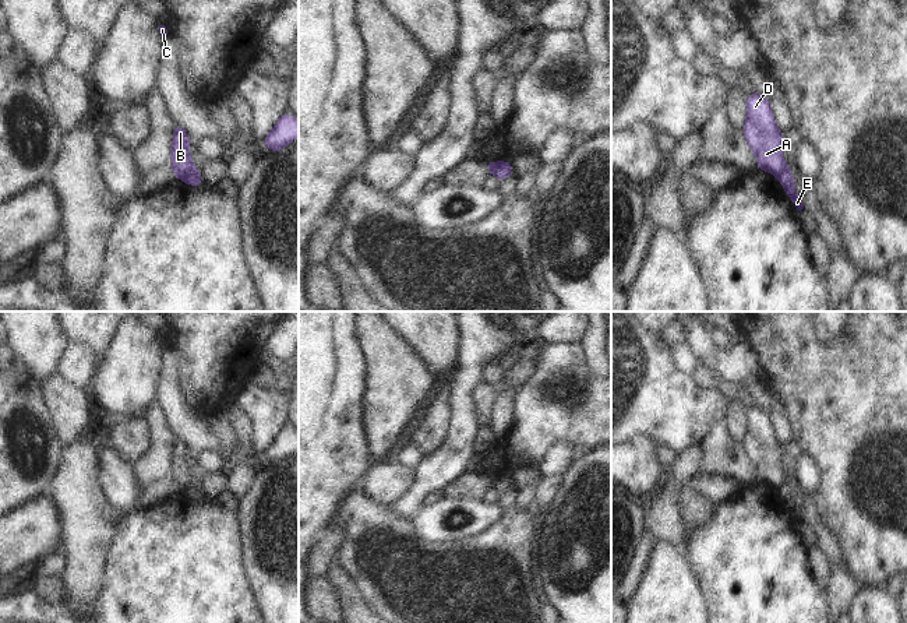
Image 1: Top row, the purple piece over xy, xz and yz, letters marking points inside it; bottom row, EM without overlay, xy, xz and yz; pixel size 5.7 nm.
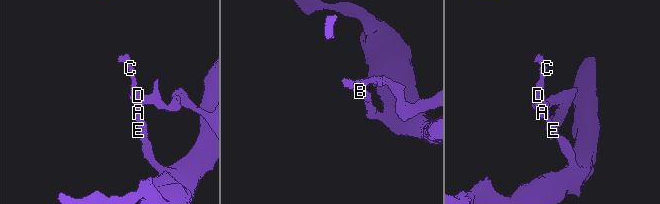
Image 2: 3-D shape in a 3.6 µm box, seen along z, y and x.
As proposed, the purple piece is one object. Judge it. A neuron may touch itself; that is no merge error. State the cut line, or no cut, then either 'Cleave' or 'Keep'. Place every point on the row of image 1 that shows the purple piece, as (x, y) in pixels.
Split along xy (198, 172), (179, 178). Cleave.

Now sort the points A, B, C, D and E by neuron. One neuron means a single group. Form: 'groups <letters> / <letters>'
groups A B C D / E

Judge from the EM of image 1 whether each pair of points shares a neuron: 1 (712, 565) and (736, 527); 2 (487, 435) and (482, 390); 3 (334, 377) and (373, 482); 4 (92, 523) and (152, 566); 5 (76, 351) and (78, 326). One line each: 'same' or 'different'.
1: same
2: same
3: different
4: different
5: different

